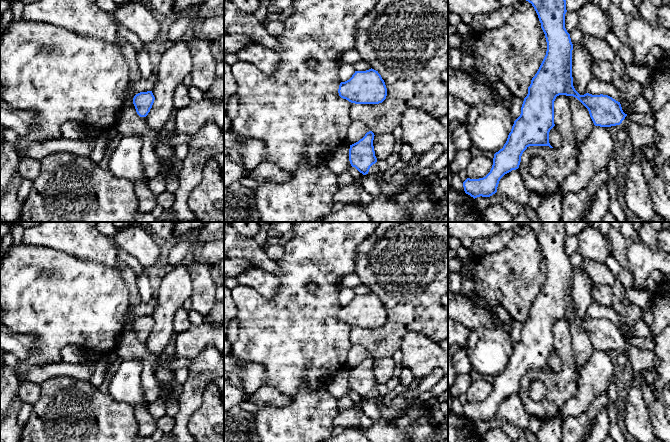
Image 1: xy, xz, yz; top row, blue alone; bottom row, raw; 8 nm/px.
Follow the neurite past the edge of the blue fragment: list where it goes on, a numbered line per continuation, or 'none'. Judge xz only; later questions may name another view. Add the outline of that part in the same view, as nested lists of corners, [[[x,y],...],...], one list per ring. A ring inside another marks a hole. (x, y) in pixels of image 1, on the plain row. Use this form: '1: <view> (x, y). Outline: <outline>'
none

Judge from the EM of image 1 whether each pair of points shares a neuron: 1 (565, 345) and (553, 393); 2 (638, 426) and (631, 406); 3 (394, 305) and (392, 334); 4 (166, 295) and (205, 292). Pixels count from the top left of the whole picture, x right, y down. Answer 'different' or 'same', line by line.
1: same
2: same
3: same
4: different

